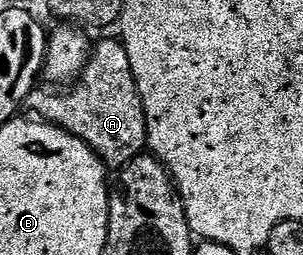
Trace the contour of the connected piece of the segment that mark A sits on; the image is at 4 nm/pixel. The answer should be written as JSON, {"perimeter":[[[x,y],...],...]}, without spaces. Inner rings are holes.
{"perimeter":[[[107,38],[104,42],[94,43],[91,58],[82,74],[68,85],[60,94],[46,94],[42,88],[32,90],[31,95],[23,101],[23,110],[36,119],[60,126],[65,132],[77,136],[103,161],[104,166],[118,172],[128,166],[132,160],[148,149],[145,112],[141,104],[139,89],[129,64],[129,52],[125,52],[122,41]]]}

